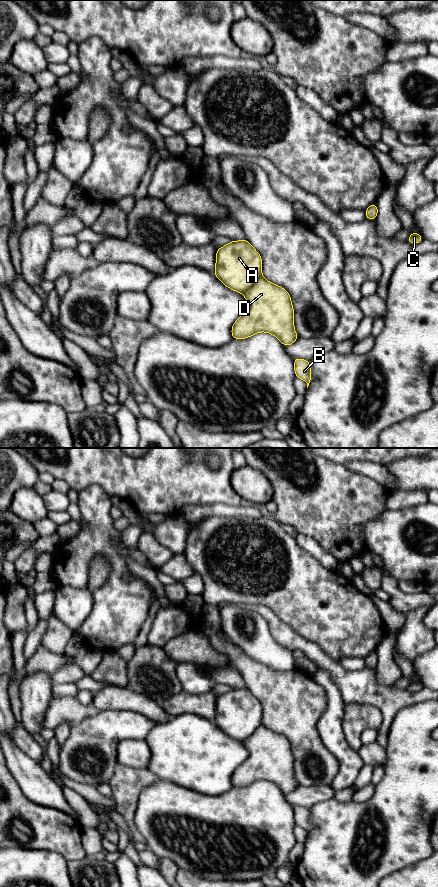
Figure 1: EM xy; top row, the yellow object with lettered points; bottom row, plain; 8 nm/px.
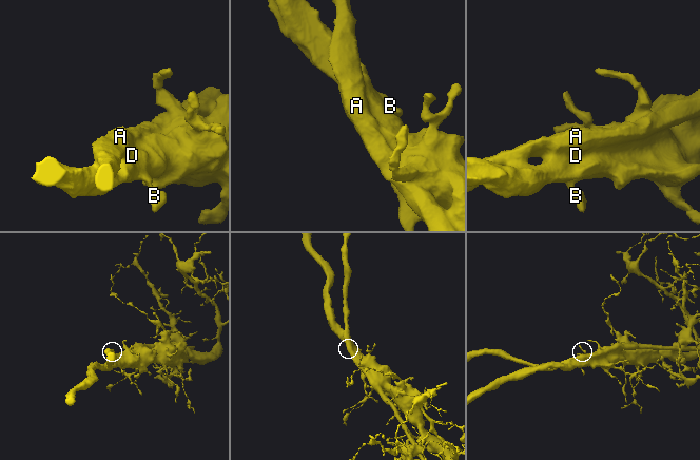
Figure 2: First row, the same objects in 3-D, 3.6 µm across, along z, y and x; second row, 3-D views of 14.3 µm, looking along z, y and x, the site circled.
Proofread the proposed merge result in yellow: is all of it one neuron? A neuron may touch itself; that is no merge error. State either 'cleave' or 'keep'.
cleave

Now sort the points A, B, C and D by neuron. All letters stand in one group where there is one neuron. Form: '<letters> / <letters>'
A / B C D

